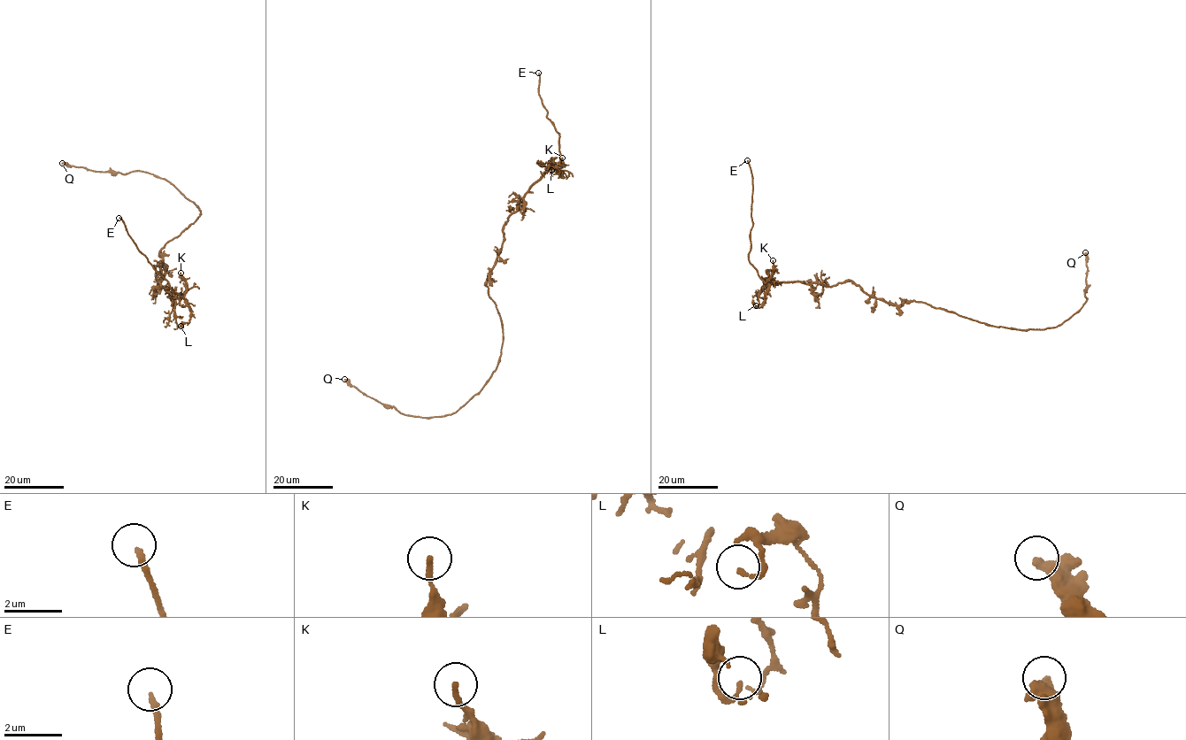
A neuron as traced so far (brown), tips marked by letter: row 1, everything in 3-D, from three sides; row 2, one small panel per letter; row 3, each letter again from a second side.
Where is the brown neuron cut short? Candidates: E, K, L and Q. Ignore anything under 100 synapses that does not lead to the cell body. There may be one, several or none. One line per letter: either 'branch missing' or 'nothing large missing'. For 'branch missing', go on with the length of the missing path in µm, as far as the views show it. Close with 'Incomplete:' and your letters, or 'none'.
E: branch missing | 15 µm
K: nothing large missing
L: nothing large missing
Q: nothing large missing
Incomplete: E

